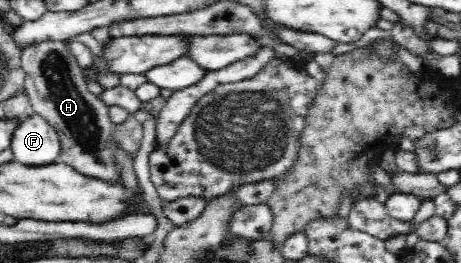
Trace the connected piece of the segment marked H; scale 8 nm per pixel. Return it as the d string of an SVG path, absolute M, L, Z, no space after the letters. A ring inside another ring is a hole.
M47 40L22 50L26 94L33 104L33 110L58 134L60 163L72 167L73 171L83 176L117 184L120 176L113 165L114 154L108 148L115 125L107 118L107 105L87 89L81 76L82 69L69 52L72 44L72 41Z

